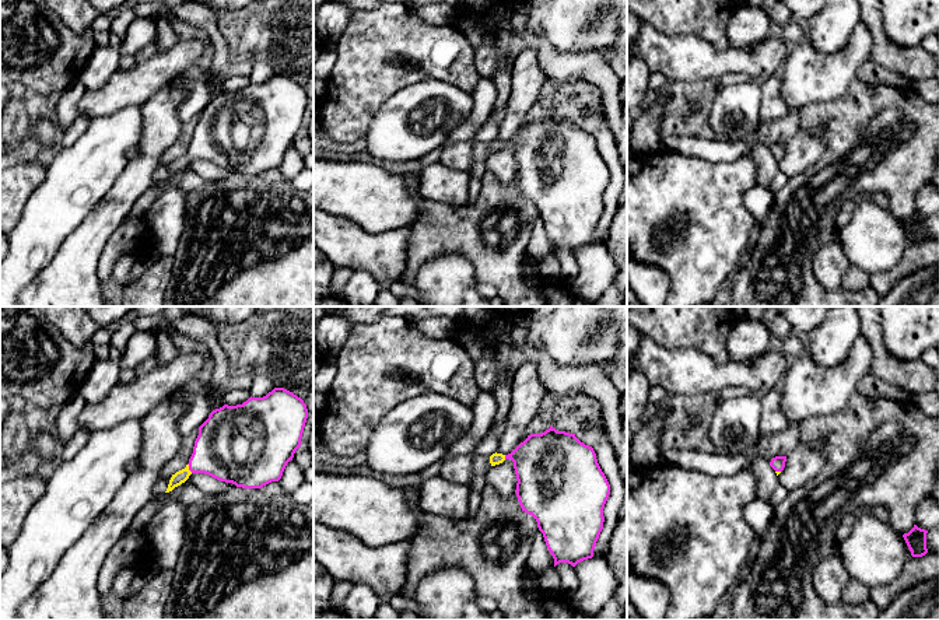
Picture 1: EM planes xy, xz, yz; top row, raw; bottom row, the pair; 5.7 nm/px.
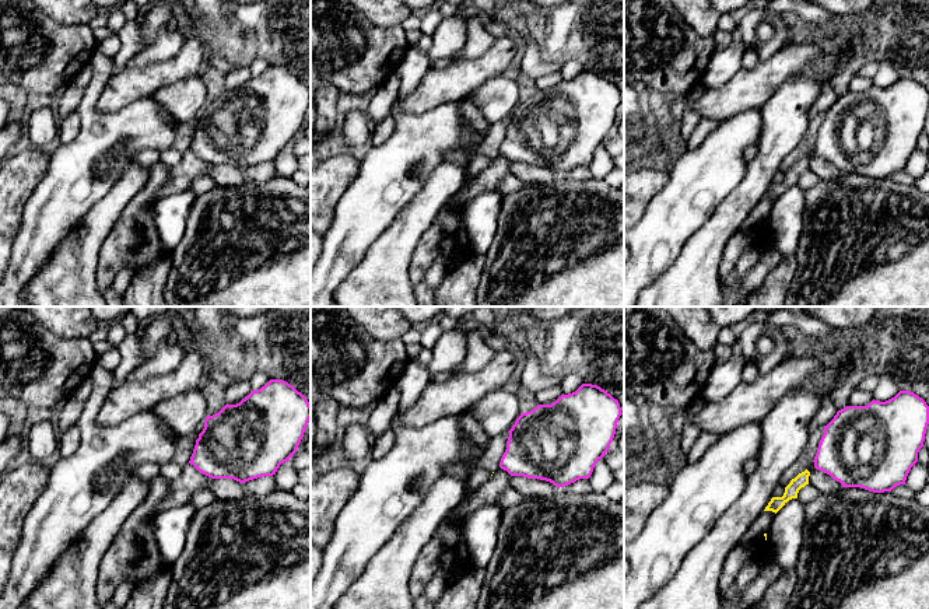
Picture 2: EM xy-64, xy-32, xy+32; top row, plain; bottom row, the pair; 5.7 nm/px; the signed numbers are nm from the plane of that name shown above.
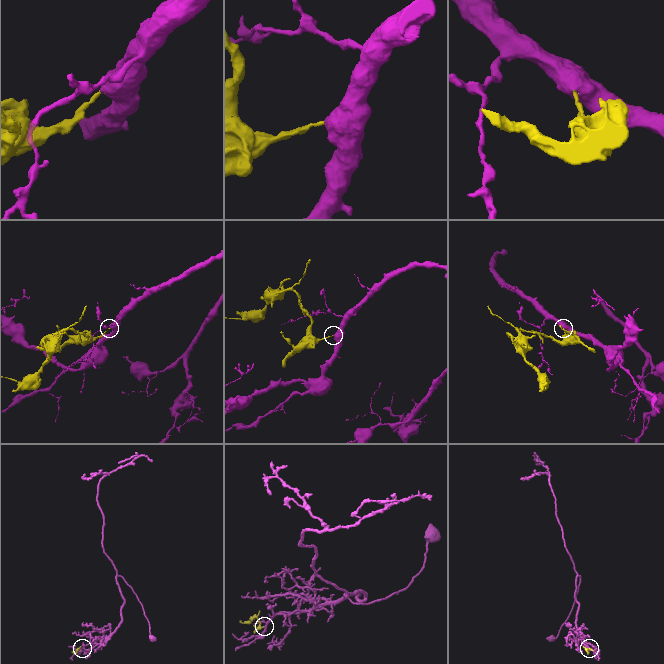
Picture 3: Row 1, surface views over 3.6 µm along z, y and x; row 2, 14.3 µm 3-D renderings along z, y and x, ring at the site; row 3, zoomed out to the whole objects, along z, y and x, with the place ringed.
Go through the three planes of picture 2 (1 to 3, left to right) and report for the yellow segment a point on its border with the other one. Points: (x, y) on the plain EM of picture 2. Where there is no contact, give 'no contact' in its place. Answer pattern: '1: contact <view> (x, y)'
1: no contact
2: no contact
3: no contact

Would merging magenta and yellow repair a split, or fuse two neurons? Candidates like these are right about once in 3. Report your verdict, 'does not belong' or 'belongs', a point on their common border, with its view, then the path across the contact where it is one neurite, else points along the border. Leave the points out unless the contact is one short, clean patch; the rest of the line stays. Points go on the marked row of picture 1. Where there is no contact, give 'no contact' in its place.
belongs | xy (189, 468) | across xy (227, 448), (189, 468), (181, 476)

